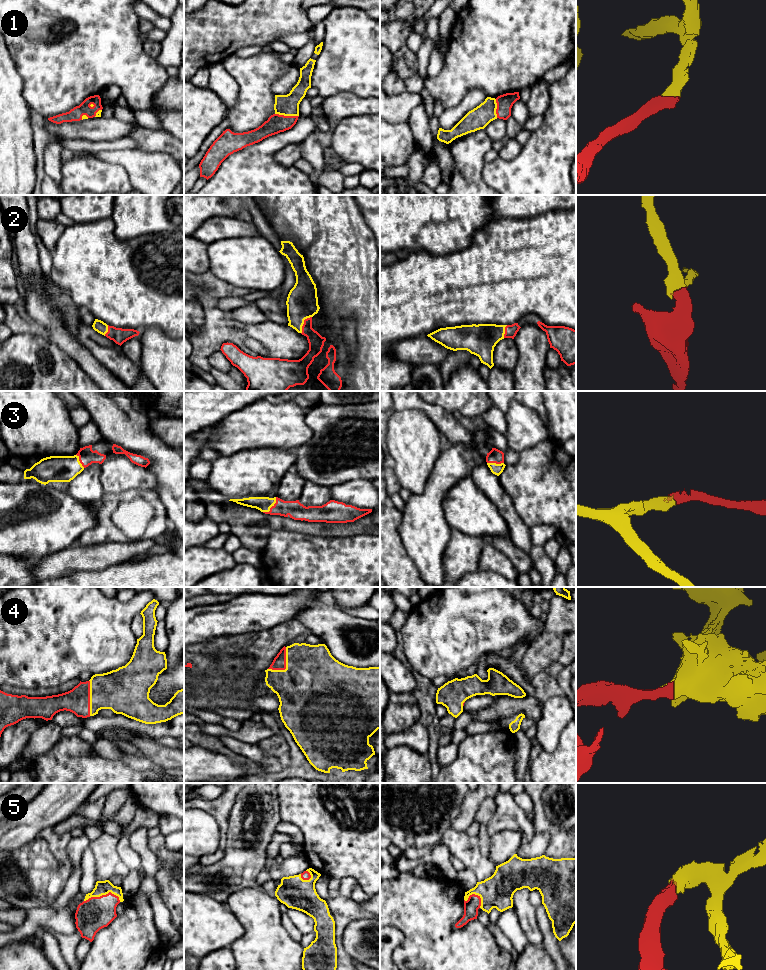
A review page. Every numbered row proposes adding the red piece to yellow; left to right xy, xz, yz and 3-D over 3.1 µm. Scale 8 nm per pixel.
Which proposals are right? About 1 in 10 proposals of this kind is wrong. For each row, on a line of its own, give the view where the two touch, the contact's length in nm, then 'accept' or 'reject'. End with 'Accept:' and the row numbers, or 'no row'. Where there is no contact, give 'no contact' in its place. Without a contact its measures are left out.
1: xz | 190 nm | accept
2: xz | 170 nm | accept
3: xz | 170 nm | accept
4: xz | 240 nm | accept
5: xy | 300 nm | accept
Accept: 1, 2, 3, 4, 5

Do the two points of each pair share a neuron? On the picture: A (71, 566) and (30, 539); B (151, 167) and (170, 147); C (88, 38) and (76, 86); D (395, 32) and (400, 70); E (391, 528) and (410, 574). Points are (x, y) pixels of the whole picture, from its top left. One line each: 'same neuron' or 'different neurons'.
A: different neurons
B: different neurons
C: same neuron
D: same neuron
E: same neuron

